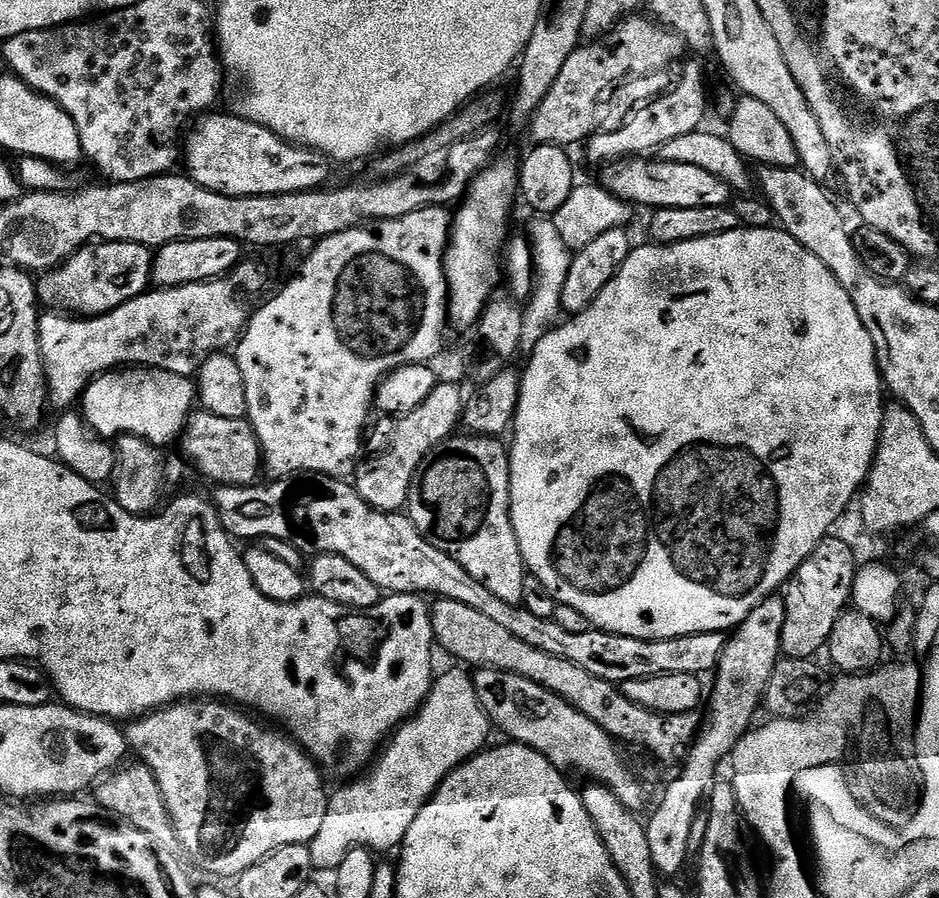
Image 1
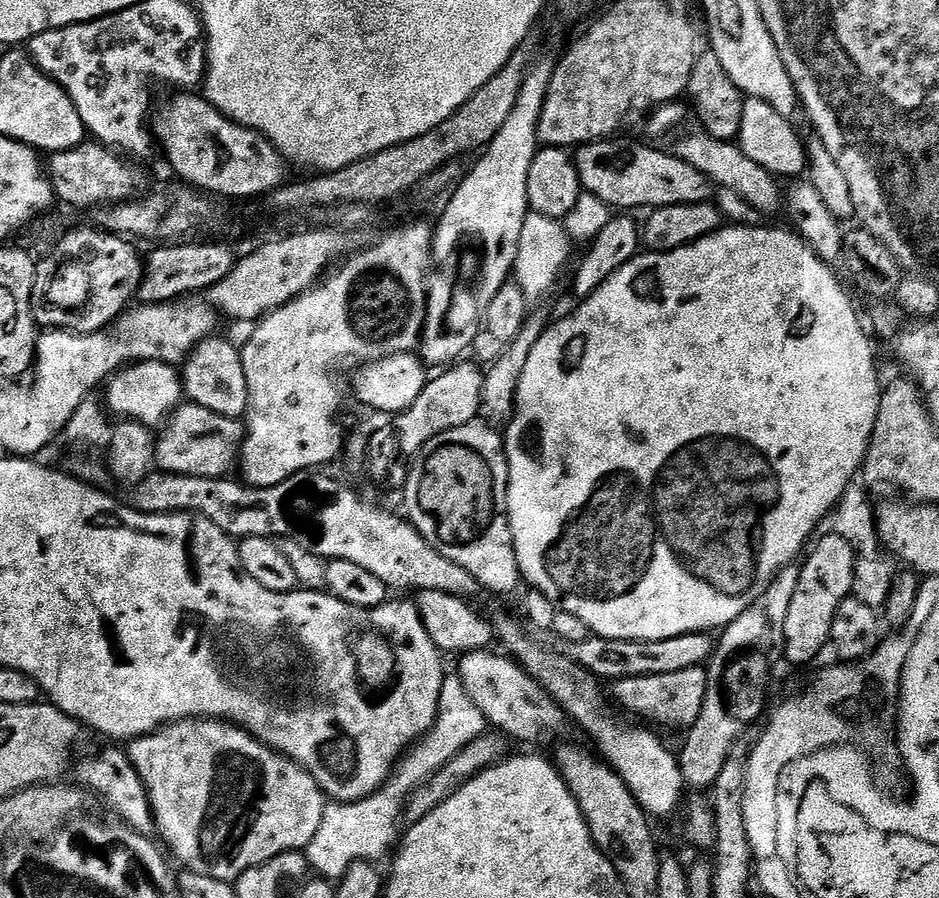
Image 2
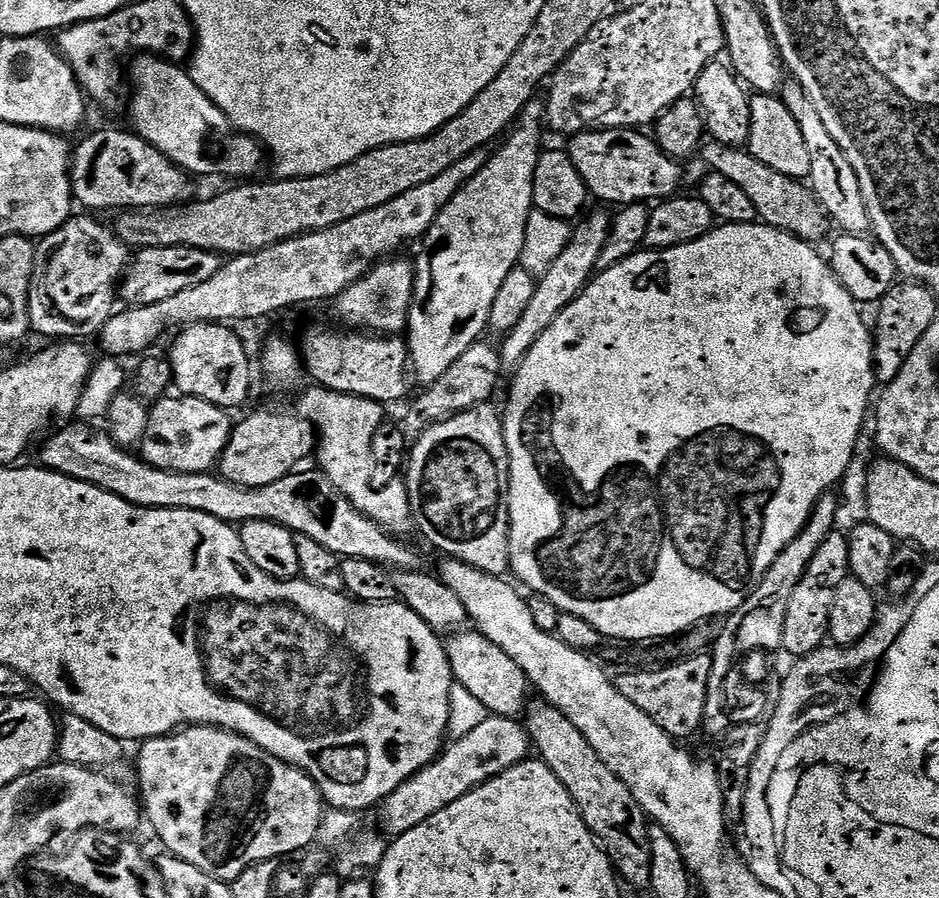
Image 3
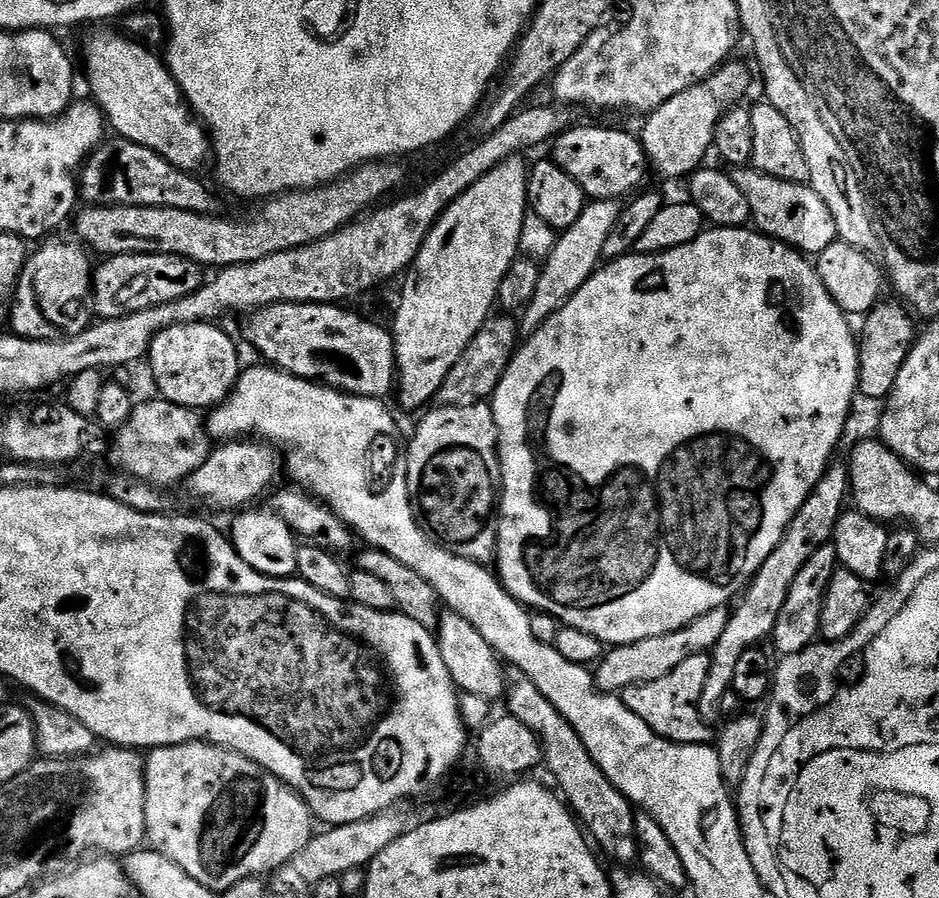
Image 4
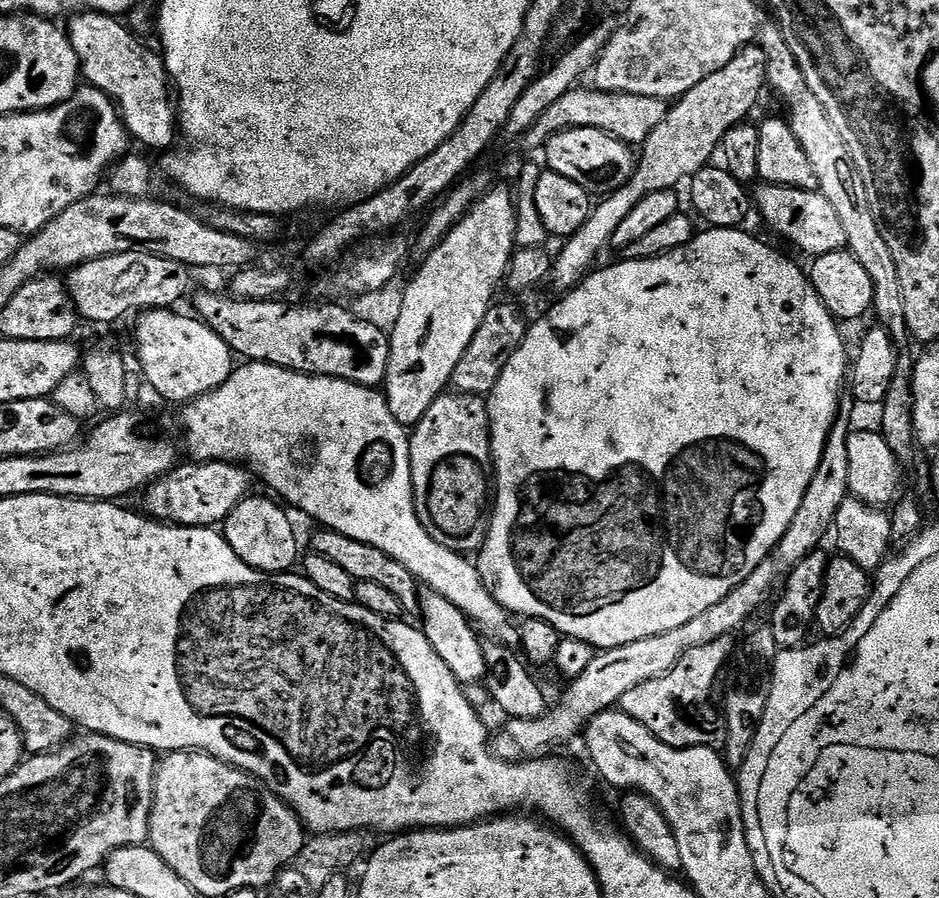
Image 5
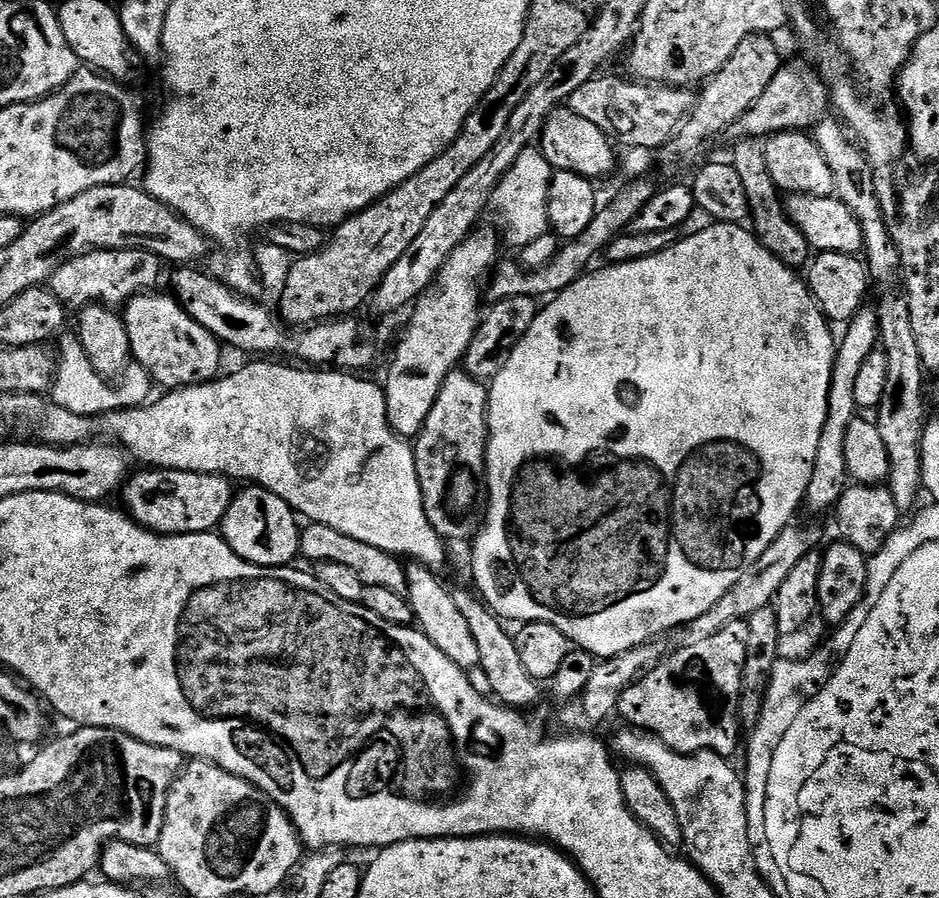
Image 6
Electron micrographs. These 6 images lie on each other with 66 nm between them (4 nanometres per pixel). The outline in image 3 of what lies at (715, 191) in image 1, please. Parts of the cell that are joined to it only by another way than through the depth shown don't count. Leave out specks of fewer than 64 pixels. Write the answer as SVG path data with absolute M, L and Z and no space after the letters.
M610 128L579 132L567 141L569 159L578 170L589 193L608 204L642 204L663 202L681 191L681 165L665 155L654 143L651 135L631 128Z

